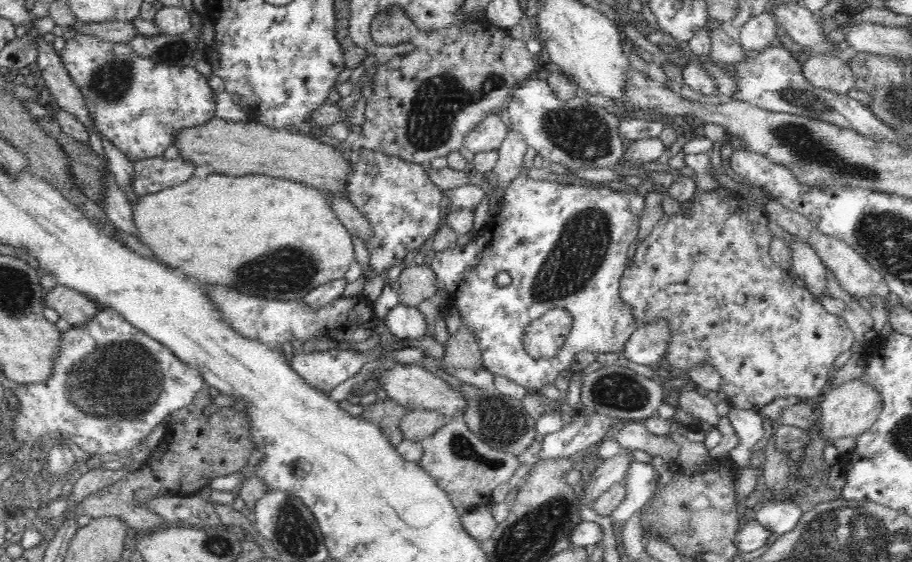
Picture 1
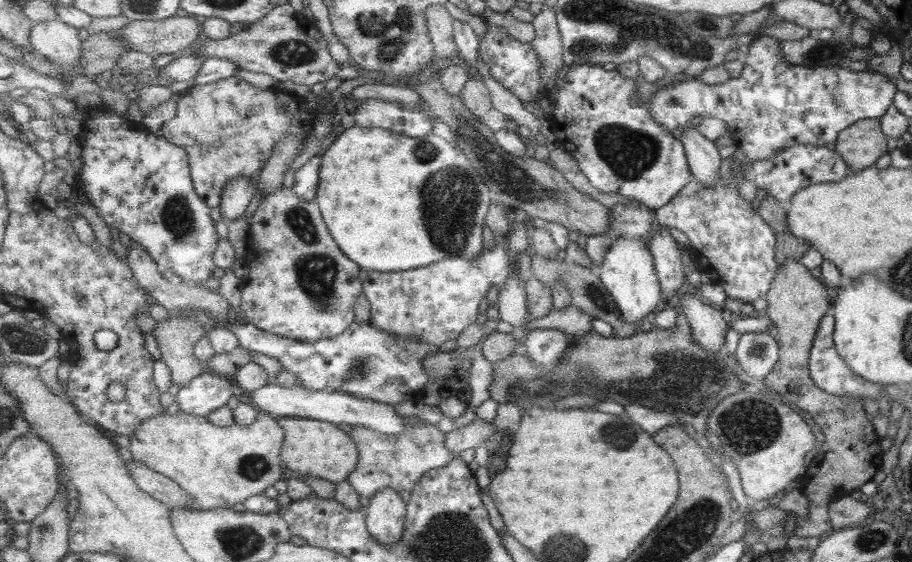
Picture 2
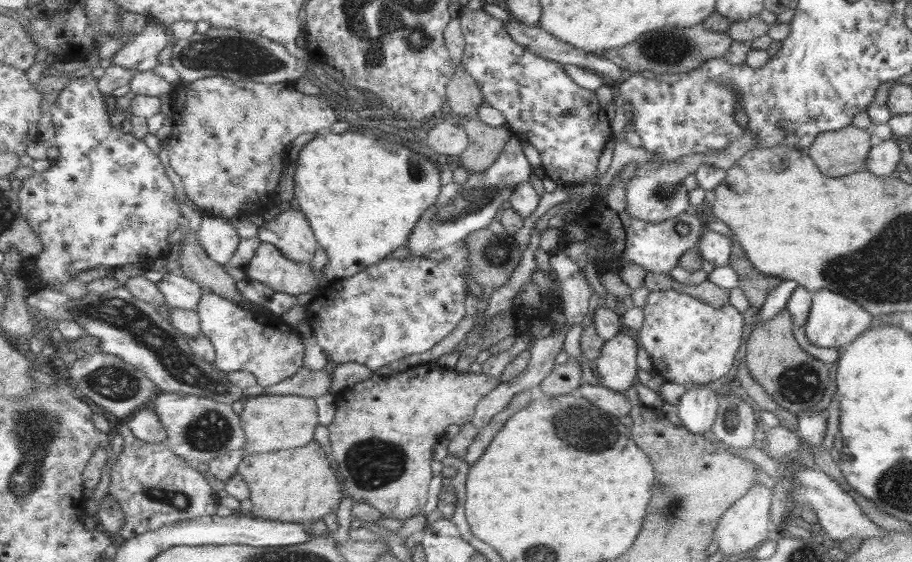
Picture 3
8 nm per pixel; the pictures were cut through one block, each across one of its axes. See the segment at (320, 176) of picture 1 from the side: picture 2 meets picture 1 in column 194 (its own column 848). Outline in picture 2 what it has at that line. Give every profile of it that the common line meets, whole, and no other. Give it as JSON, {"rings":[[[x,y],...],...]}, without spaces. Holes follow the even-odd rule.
{"rings":[[[859,119],[837,133],[834,151],[851,169],[860,171],[887,152],[878,119]]]}

